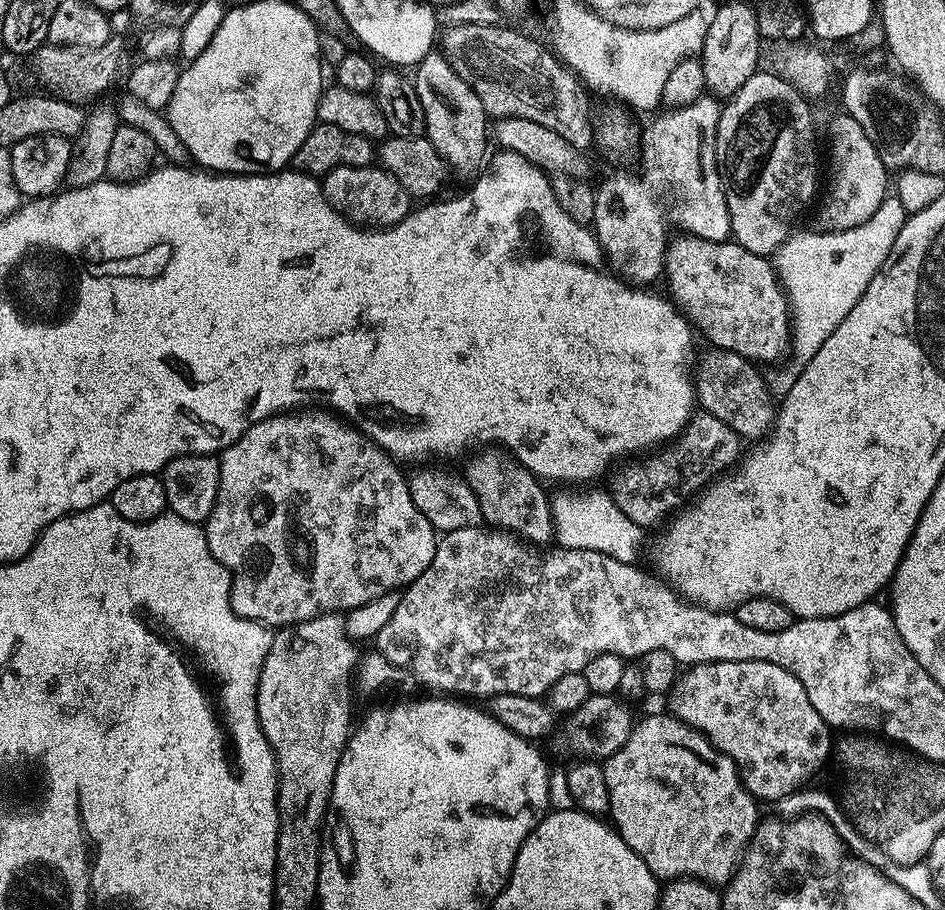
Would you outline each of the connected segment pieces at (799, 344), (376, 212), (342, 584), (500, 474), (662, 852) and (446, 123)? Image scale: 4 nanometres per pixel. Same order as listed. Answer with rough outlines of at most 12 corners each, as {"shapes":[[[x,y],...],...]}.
{"shapes":[[[862,226],[793,231],[774,253],[801,361],[858,306],[902,230]],[[383,166],[324,175],[330,206],[353,224],[388,228],[414,204]],[[335,415],[219,453],[203,525],[234,614],[407,588],[438,539]],[[476,460],[466,483],[484,524],[553,539],[545,485],[510,460]],[[675,714],[603,761],[611,823],[664,882],[727,885],[758,823]],[[443,51],[415,65],[427,138],[449,165],[490,148],[490,117]]]}

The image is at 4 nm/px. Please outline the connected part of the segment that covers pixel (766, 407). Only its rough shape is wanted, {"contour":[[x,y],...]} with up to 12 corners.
{"contour":[[733,352],[698,376],[703,411],[741,441],[772,431],[777,401],[761,369]]}

